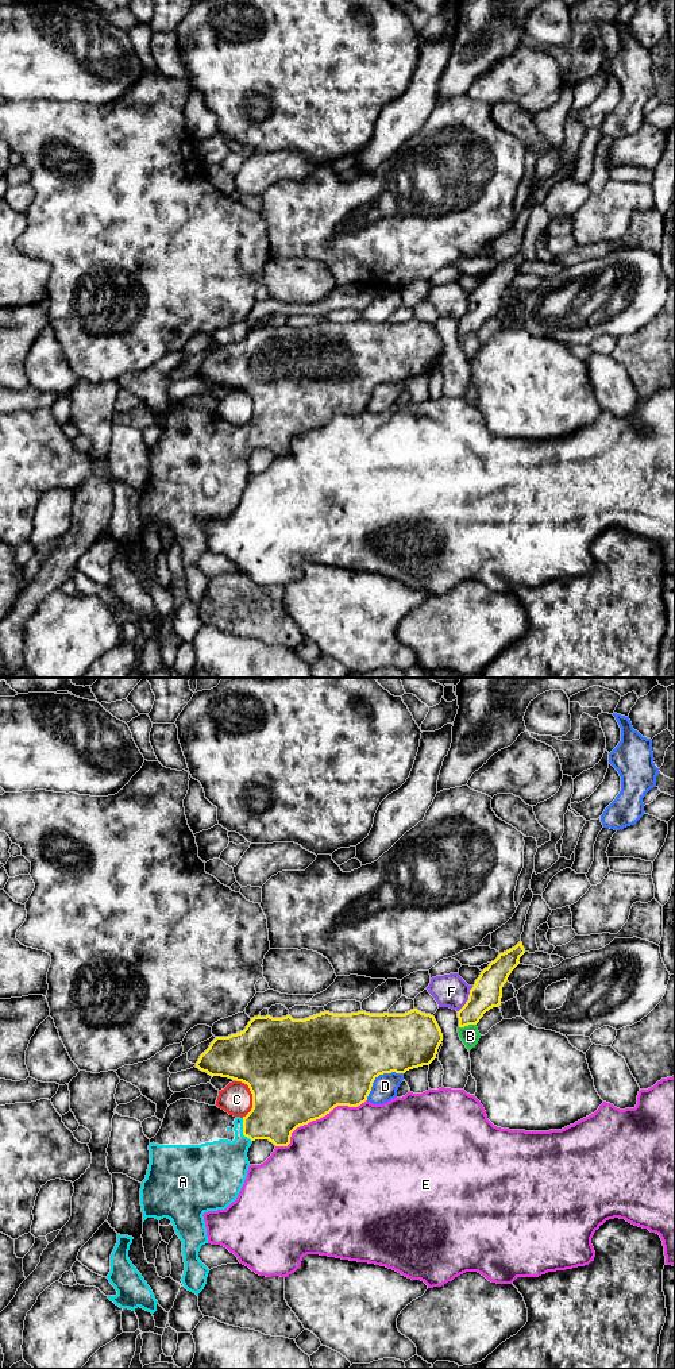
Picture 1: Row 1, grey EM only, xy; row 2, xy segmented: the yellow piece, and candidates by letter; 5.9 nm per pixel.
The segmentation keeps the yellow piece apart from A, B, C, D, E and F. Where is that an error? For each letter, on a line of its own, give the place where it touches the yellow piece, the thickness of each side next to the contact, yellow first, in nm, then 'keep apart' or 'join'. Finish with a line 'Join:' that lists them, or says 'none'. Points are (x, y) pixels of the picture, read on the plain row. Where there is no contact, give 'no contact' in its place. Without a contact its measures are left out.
A: contact xy (243, 439); calibres 320 and 300 nm; join
B: contact xy (467, 334); calibres 180 and 120 nm; keep apart
C: contact xy (253, 405); calibres 500 and 190 nm; keep apart
D: contact xy (378, 384); calibres 480 and 150 nm; keep apart
E: contact xy (317, 427); calibres 500 and 500 nm; keep apart
F: contact xy (469, 308); calibres 180 and 190 nm; keep apart
Join: A

